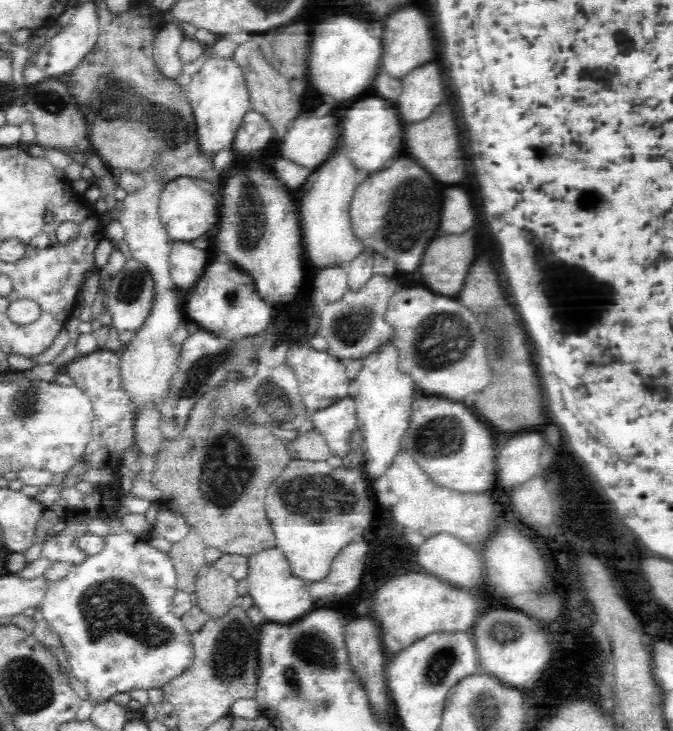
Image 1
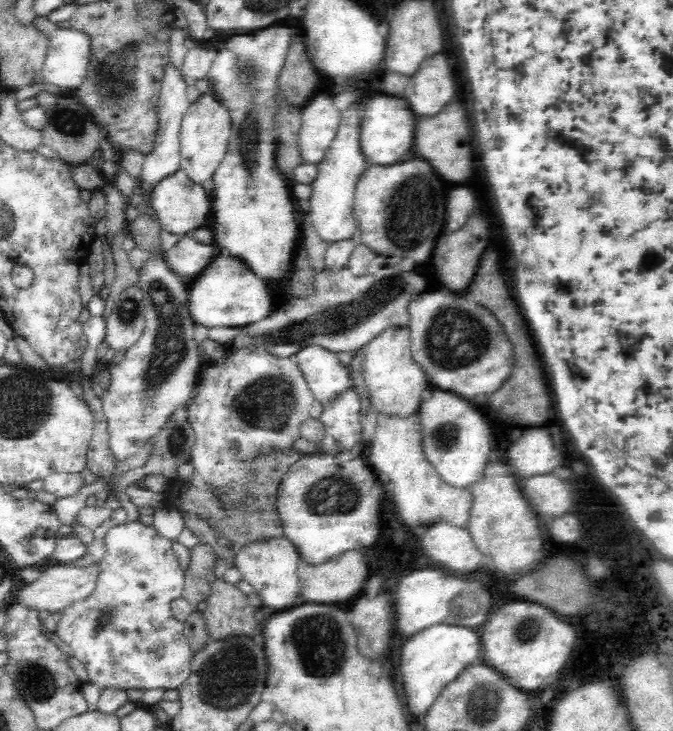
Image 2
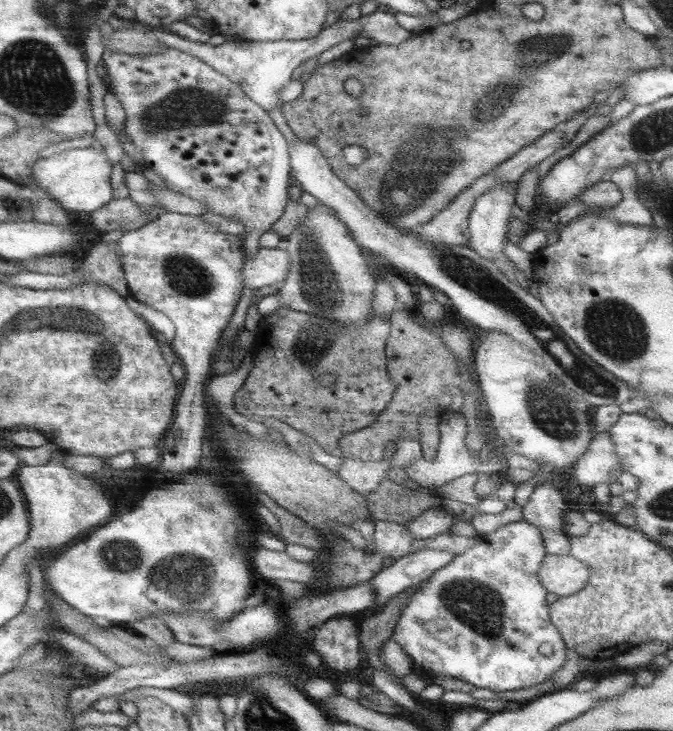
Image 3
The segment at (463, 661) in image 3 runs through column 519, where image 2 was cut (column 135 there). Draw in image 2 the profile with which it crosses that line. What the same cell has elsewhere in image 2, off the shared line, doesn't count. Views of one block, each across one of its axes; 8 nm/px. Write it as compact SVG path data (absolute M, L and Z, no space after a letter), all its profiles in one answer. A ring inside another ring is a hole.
M128 521L112 526L103 536L106 554L99 563L95 590L86 599L72 603L59 611L58 626L54 633L75 652L84 664L89 681L102 689L178 688L191 673L193 651L183 635L184 623L173 617L170 604L184 593L185 572L174 554L174 542L140 521Z

